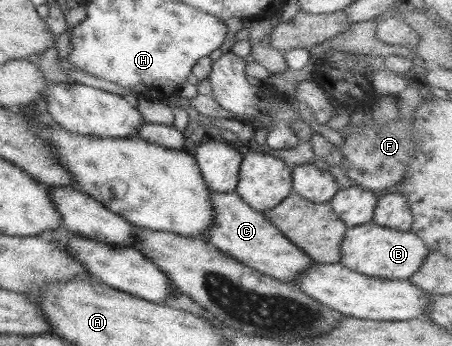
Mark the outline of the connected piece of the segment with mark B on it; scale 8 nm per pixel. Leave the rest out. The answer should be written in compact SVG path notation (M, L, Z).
M374 221L348 227L340 247L342 247L340 262L350 270L369 277L390 280L408 279L422 266L429 253L426 243L413 231L392 230L379 226Z

